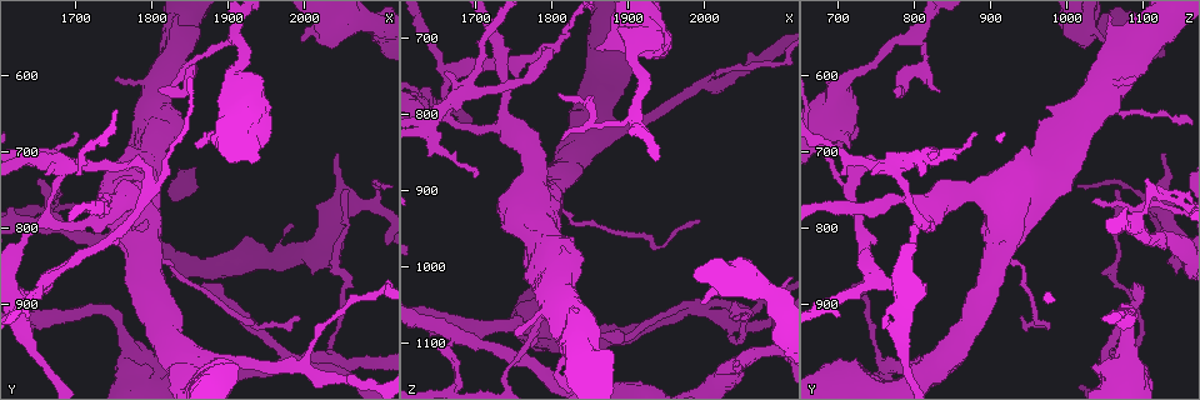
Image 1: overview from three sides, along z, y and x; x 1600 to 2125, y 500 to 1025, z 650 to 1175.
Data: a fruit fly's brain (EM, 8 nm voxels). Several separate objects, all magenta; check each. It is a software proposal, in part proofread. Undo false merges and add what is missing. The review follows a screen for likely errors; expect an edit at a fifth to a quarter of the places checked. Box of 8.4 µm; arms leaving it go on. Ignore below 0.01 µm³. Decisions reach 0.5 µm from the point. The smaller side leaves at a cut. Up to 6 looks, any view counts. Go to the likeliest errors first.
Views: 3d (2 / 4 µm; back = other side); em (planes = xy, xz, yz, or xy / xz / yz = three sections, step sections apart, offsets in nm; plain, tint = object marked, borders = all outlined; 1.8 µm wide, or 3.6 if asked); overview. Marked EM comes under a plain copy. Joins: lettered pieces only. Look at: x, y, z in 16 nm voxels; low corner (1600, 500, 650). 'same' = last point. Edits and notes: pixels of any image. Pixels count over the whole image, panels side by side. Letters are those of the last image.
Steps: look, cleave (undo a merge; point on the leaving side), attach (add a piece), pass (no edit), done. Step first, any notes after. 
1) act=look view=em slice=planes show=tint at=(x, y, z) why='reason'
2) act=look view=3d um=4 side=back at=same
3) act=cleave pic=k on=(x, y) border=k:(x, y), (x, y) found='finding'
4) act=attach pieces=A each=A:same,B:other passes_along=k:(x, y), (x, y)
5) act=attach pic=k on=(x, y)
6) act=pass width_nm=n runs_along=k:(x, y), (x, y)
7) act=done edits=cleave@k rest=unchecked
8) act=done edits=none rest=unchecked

act=look view=3d um=2 side=back at=(1995, 555, 1045) why='branch stops here'

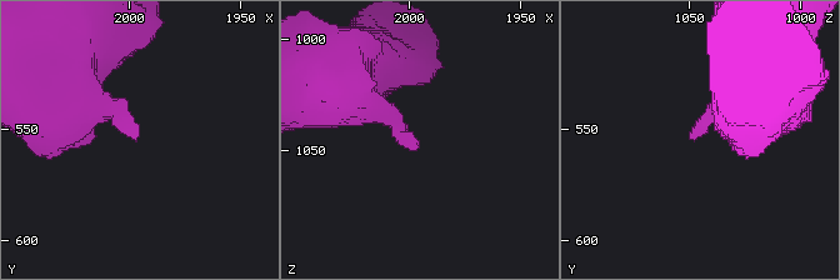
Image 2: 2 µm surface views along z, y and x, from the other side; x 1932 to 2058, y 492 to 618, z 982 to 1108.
act=look view=em slice=yz step=8 show=tint at=(1994, 550, 1047) why='shape alone is not enough'

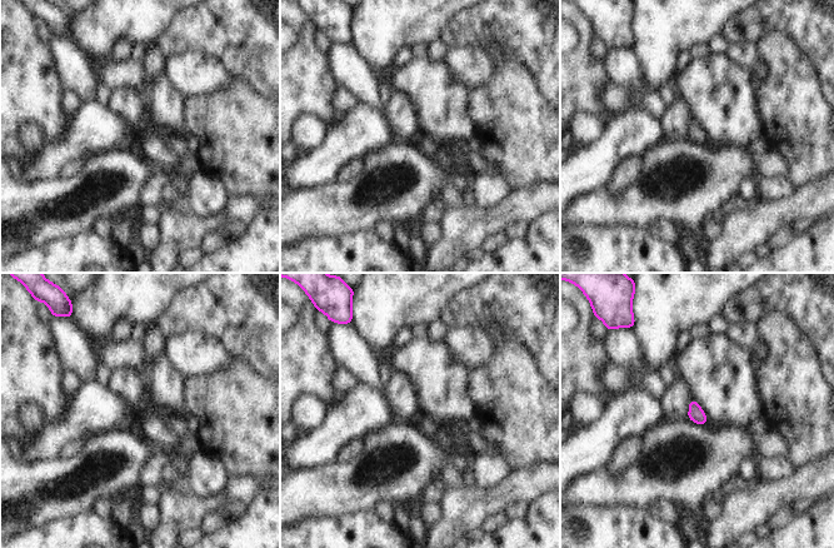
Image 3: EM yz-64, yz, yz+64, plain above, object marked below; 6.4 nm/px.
act=look view=em slice=planes show=borders at=same why='another direction'

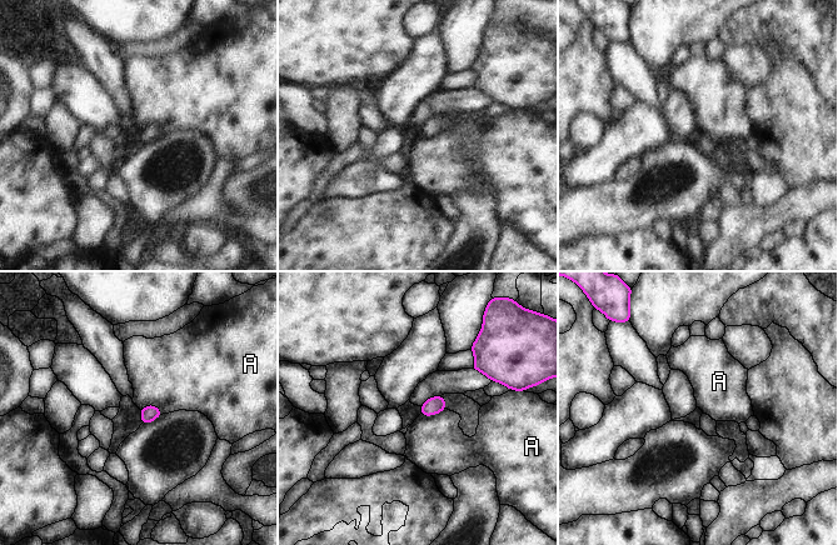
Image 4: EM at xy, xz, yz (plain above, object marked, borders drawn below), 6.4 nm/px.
act=pass longest_contact=A:170nm each=A:other found='no lettered piece goes on from it'

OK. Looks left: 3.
act=look view=em slice=yz step=4 show=tint at=(1680, 720, 775) why='a narrow waist'

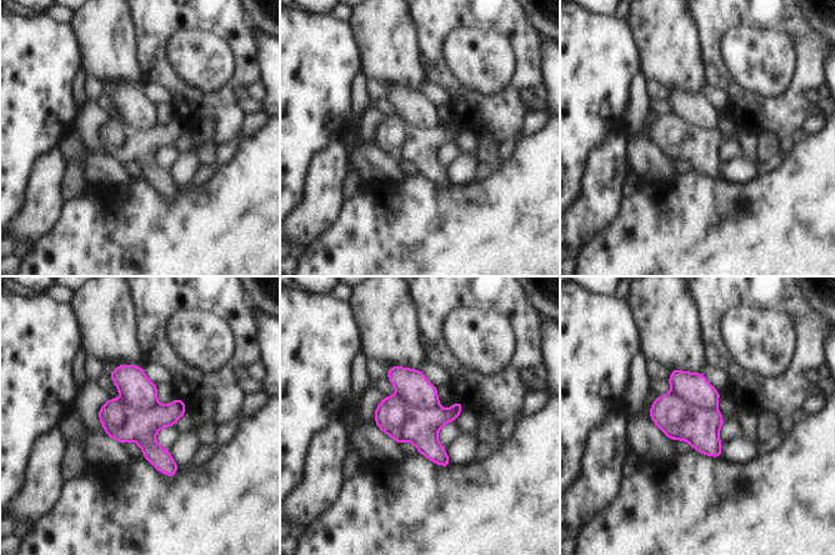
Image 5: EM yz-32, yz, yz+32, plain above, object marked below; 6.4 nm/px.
act=look view=em slice=xz step=4 show=borders at=same why='another direction'

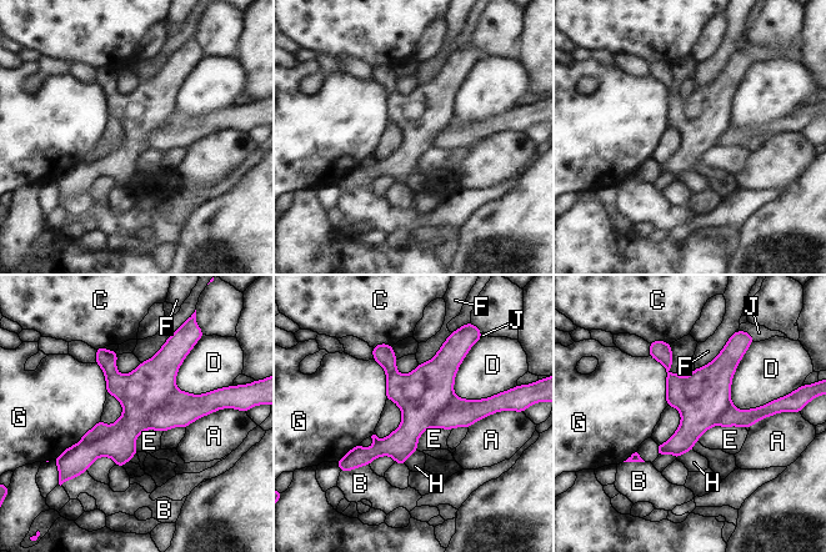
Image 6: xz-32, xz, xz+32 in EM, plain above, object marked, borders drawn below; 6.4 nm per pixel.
act=cleave pic=6 on=(100, 430) width_nm=360 each=A:other,B:other,C:other,D:other,E:other,F:other,G:other,H:other,J:other found='a second cell is stuck on'

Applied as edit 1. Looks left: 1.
act=done edits=cleave@6 rest=unchecked

